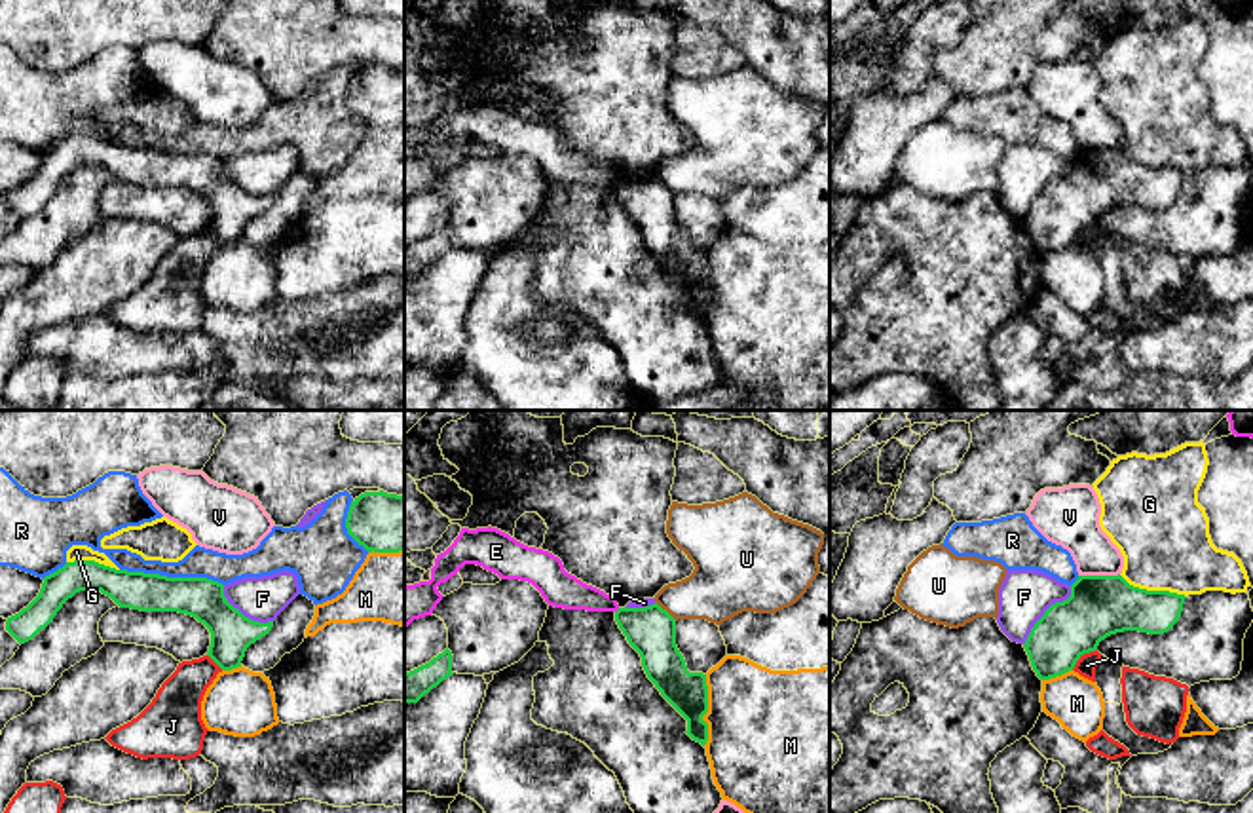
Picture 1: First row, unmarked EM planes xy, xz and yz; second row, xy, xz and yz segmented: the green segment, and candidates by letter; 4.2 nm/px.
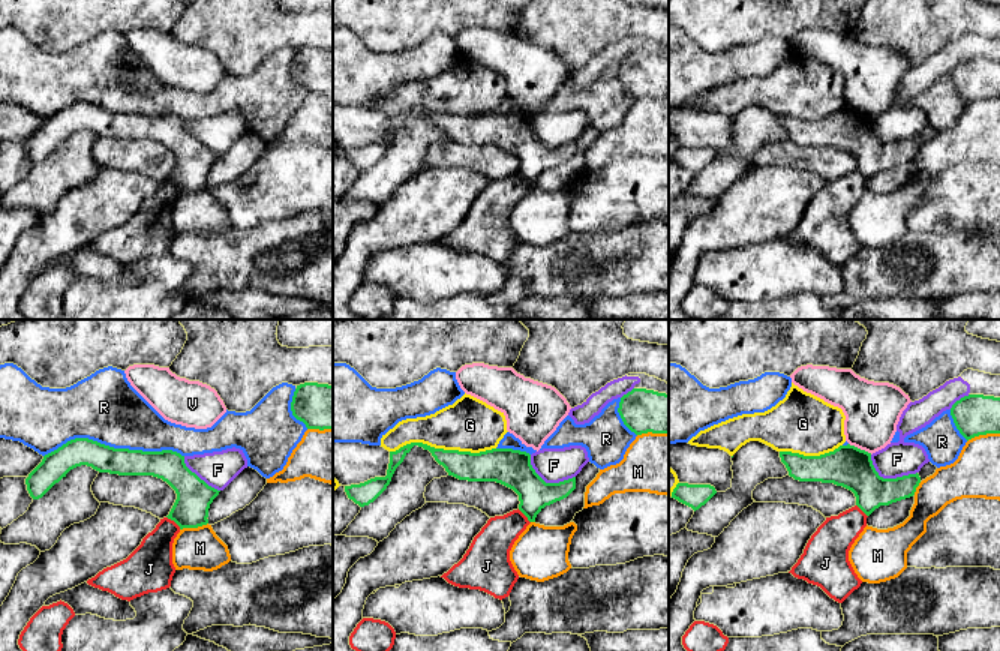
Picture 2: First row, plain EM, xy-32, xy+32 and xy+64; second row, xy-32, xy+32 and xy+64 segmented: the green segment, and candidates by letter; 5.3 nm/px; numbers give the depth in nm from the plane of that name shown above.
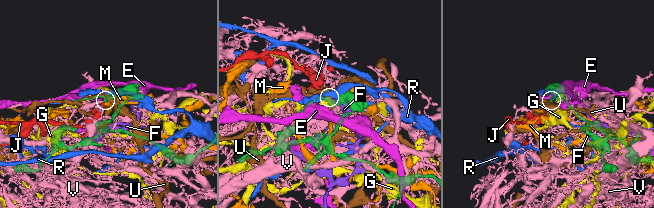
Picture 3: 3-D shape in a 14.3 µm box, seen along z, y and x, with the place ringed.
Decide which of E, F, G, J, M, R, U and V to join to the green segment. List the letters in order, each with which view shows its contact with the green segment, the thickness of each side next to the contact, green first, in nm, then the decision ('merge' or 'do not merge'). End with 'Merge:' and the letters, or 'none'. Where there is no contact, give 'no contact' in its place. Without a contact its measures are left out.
E: contact in xz; calibres 200 and 150 nm; do not merge
F: contact in yz; calibres 260 and 220 nm; do not merge
G: contact in yz; calibres 260 and 380 nm; do not merge
J: contact in yz; calibres 260 and 80 nm; do not merge
M: contact in xz; calibres 170 and 480 nm; do not merge
R: contact in xy; calibres 180 and 130 nm; do not merge
U: contact in xz; calibres 200 and 260 nm; do not merge
V: contact in yz; calibres 260 and 220 nm; do not merge
Merge: none

